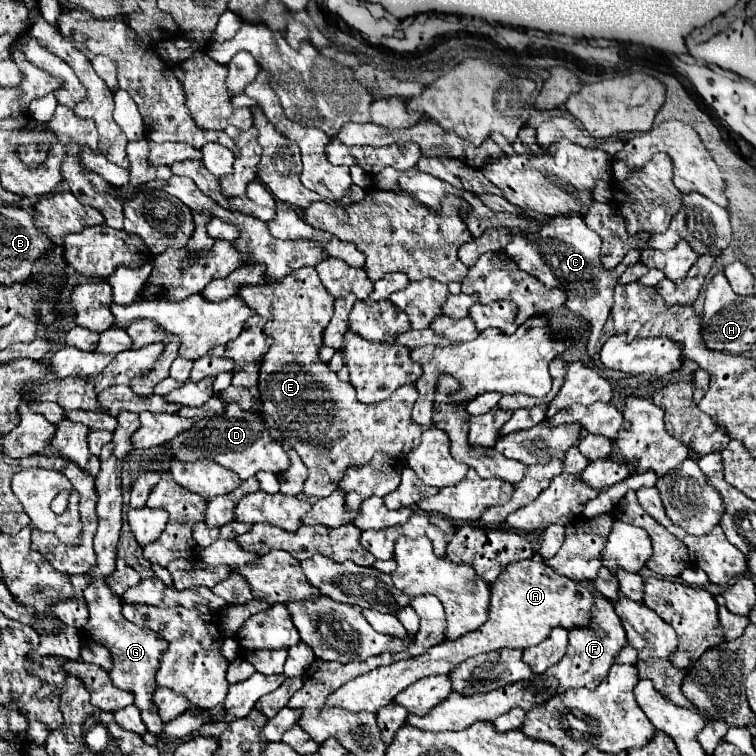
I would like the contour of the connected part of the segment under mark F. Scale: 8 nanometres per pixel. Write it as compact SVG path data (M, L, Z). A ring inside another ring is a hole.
M595 597L593 623L585 629L569 631L569 639L571 639L571 647L567 649L563 659L557 665L553 665L551 669L547 669L543 675L533 677L539 681L555 677L557 679L557 693L565 693L567 689L575 689L575 687L595 689L601 681L605 681L609 667L615 663L617 653L621 653L621 649L625 649L625 645L627 645L627 637L625 637L625 629L621 625L621 619L617 617L613 603L605 597Z

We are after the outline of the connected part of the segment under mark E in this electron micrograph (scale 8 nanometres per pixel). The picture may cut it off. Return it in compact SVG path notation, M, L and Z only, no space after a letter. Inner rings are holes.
M301 267L283 277L283 281L243 285L237 295L255 309L257 315L267 319L265 335L271 337L273 343L263 355L261 369L259 362L249 363L233 375L233 386L257 385L263 411L275 421L279 435L299 453L309 469L309 477L303 485L307 497L331 495L349 465L365 465L377 451L389 453L391 457L403 457L419 445L421 427L411 419L413 405L419 397L415 385L397 389L383 403L365 405L357 401L353 385L339 381L319 359L323 329L333 315L335 299L323 287L315 267ZM341 431L341 441L327 449L327 443L331 443Z

